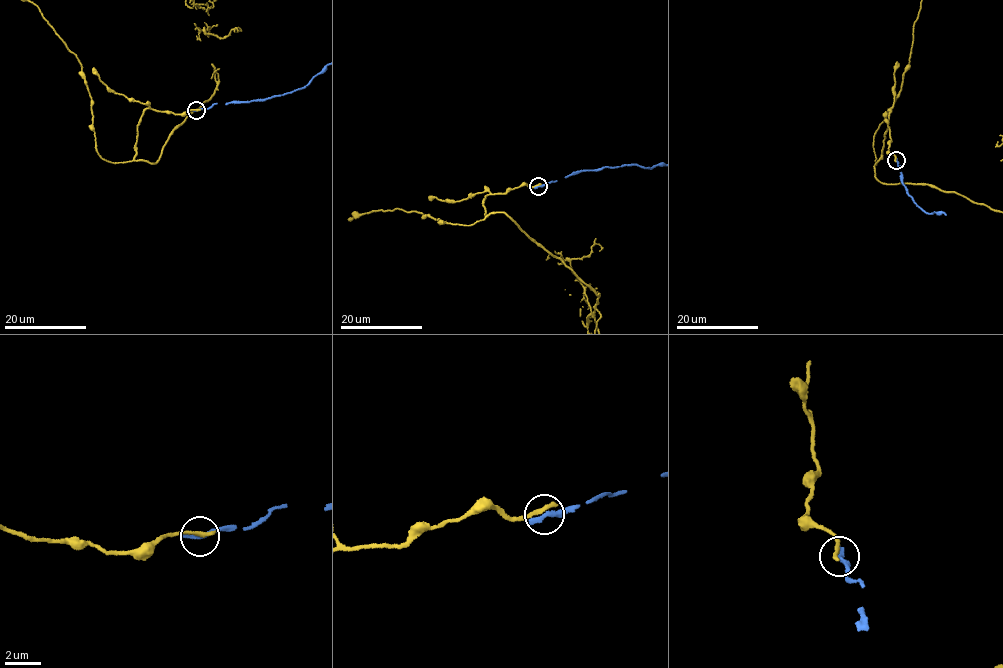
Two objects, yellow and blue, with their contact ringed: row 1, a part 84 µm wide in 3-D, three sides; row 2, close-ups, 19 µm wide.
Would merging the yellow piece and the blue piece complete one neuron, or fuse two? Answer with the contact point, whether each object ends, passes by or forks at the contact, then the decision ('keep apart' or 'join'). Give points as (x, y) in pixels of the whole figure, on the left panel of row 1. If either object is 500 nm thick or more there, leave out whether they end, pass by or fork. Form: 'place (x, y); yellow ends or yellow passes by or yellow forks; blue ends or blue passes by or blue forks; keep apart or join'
place (196, 110); yellow ends; blue ends; keep apart

